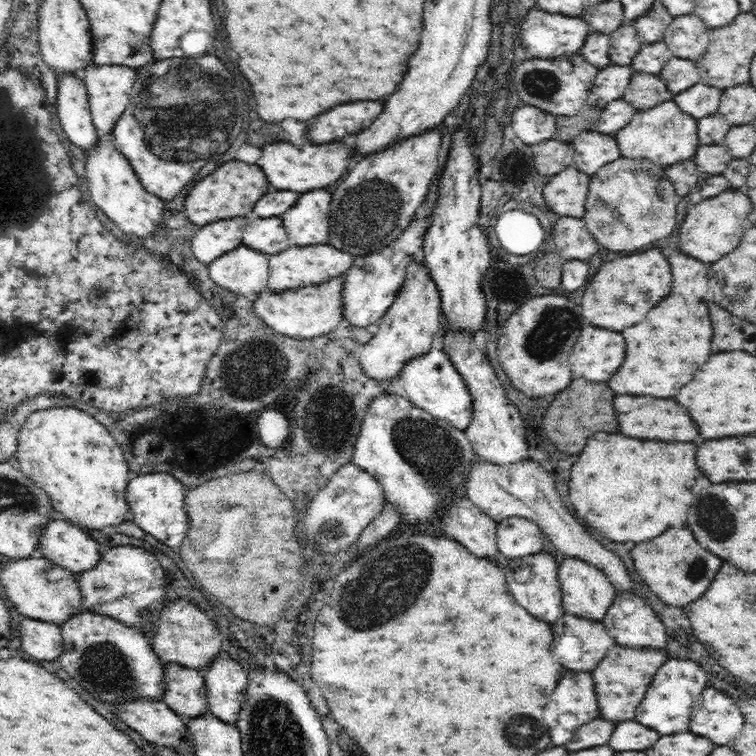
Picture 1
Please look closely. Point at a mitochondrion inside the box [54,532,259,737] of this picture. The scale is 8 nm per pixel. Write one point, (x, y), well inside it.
(106, 663)

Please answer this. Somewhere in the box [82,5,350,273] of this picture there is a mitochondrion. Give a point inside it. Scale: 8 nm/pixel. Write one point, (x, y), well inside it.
(187, 92)

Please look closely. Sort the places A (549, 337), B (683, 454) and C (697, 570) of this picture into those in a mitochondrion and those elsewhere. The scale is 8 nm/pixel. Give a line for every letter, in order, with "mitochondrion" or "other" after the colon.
A: mitochondrion
B: other
C: mitochondrion

